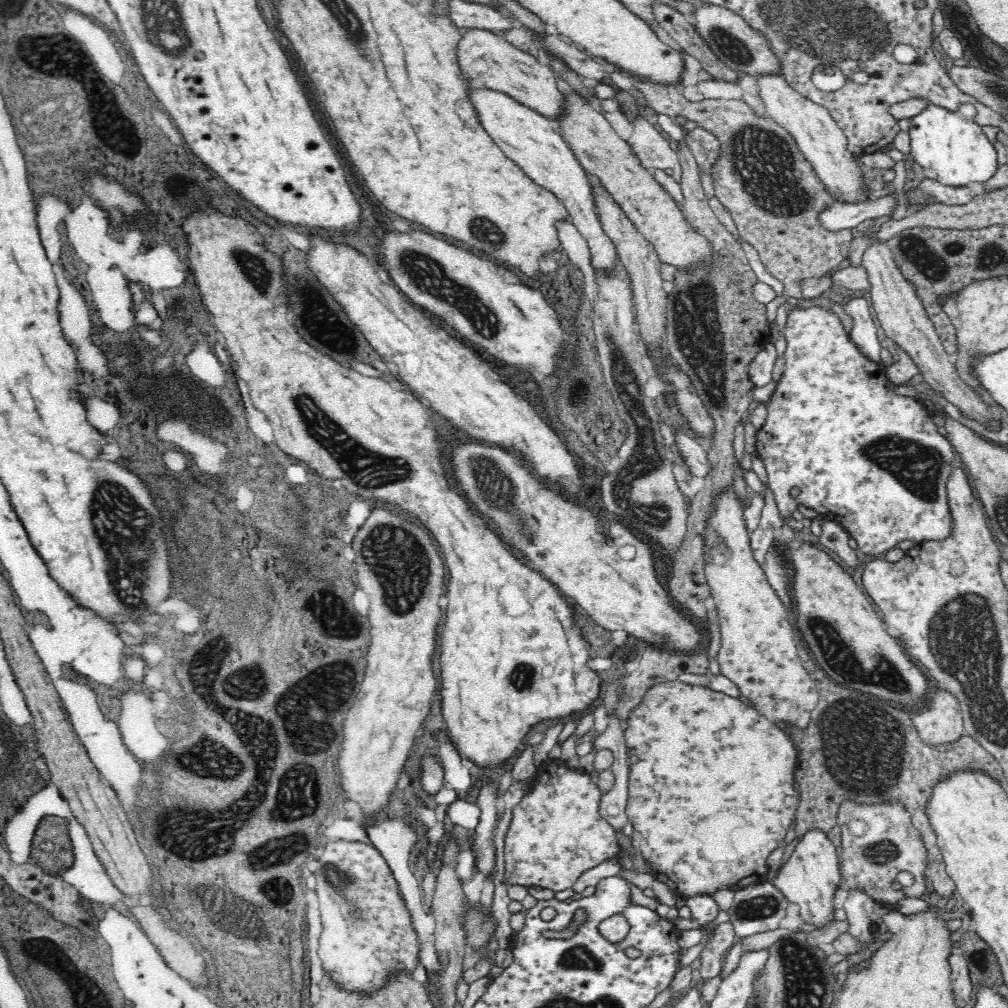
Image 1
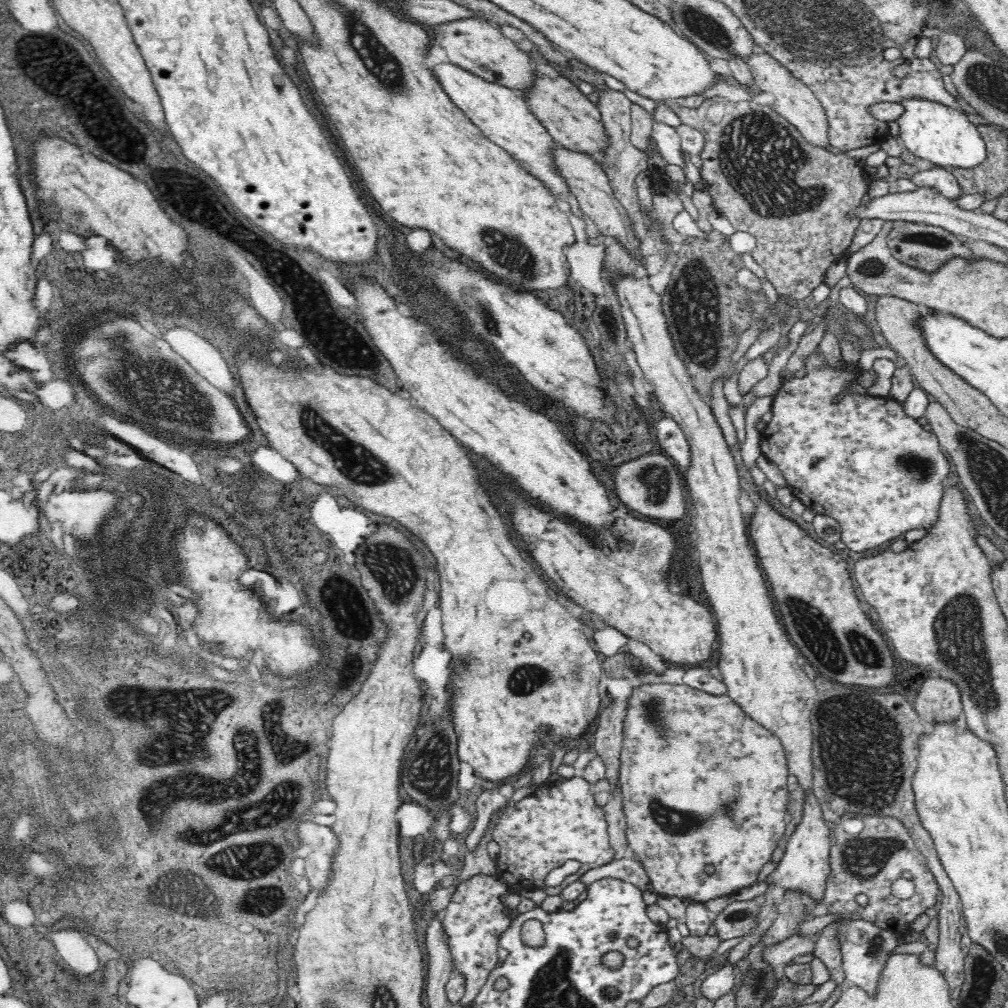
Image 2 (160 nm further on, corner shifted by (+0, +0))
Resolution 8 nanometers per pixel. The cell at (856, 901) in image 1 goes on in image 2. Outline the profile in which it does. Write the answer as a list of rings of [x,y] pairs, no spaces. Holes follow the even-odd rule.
[[[842,919],[839,922],[839,940],[843,954],[842,966],[845,980],[847,984],[858,985],[873,994],[883,964],[892,954],[892,950],[899,945],[899,936],[868,919]]]

